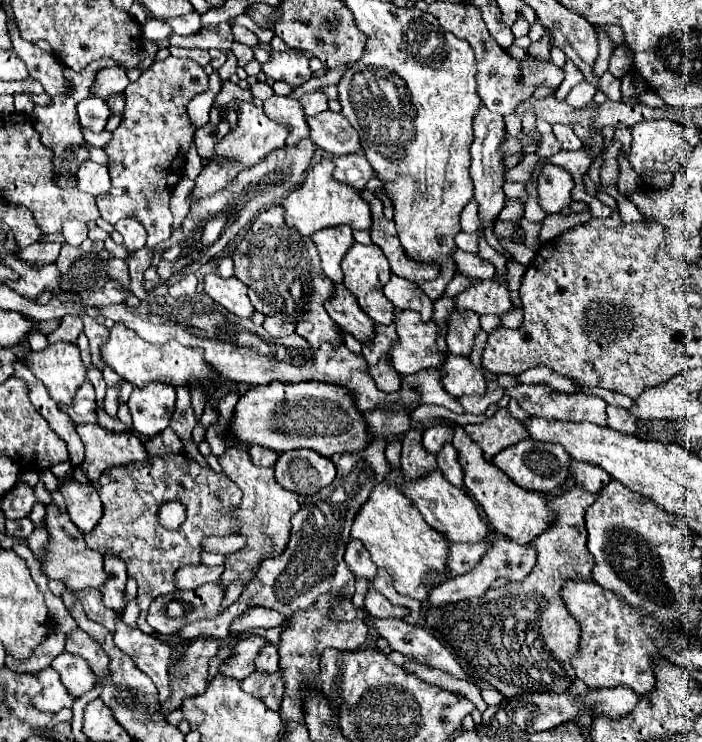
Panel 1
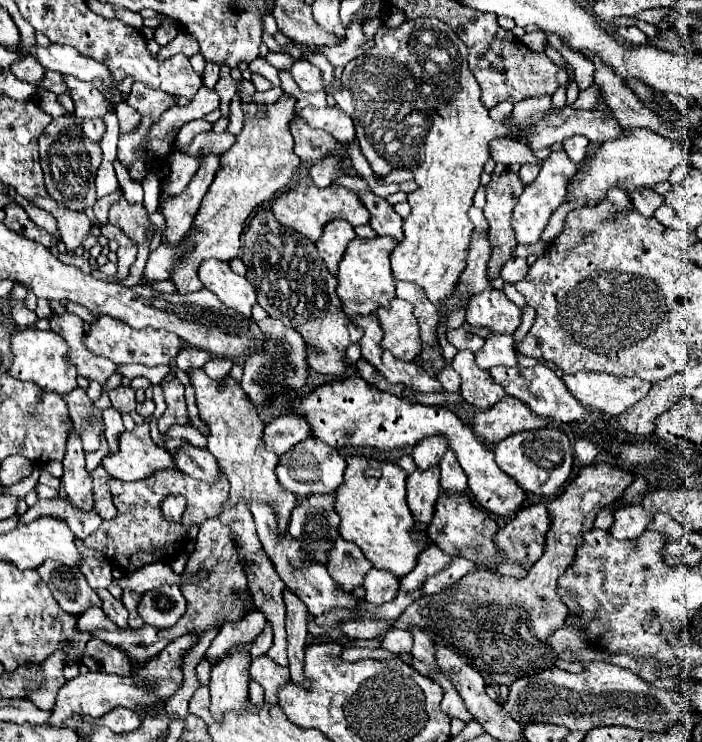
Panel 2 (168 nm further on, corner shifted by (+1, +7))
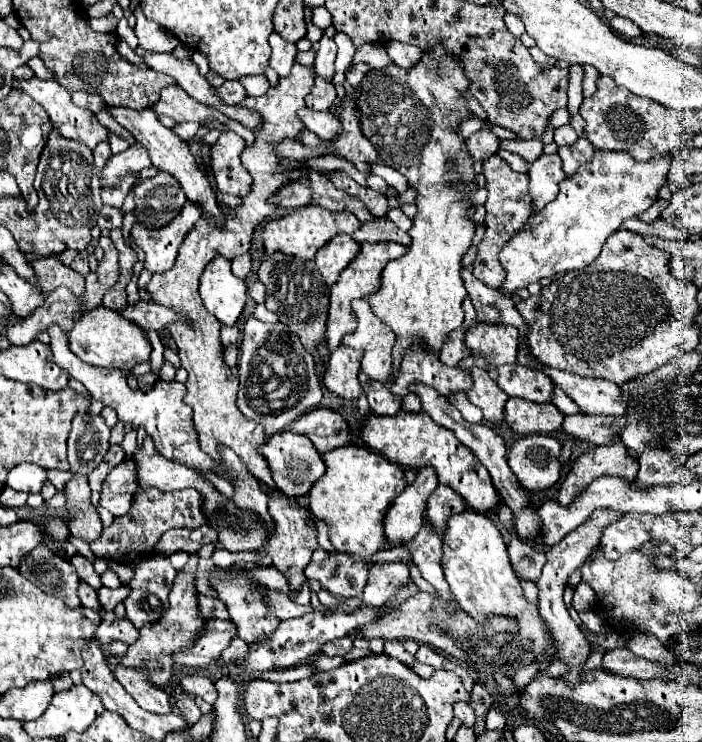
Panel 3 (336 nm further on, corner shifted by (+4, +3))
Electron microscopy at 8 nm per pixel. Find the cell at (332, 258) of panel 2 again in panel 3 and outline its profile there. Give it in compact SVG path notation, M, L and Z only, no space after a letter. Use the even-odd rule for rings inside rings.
M336 236L336 240L332 240L332 244L326 244L324 248L320 248L320 252L316 252L316 266L318 272L324 276L324 282L328 286L336 284L340 272L354 260L354 256L360 252L360 244L348 236Z

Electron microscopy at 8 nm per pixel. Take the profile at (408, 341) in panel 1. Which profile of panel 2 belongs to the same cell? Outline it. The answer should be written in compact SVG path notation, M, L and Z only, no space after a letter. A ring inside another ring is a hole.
M395 298L389 310L379 308L379 312L375 314L385 332L381 340L383 348L391 350L393 356L405 362L417 360L423 350L423 344L419 336L419 324L413 316L413 304Z

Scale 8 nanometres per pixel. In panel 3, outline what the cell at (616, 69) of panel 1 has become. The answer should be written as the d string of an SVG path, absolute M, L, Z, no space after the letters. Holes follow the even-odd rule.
M622 16L610 18L610 26L612 26L616 32L620 32L624 38L628 38L628 40L634 40L634 38L638 38L638 36L642 34L640 28L636 28L636 24L632 24L628 18L622 18Z

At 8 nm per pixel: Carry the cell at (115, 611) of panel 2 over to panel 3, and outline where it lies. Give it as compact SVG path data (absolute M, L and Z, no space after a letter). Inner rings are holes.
M80 582L80 586L78 586L78 598L80 598L82 606L100 612L100 602L96 600L96 590L92 590L88 584Z

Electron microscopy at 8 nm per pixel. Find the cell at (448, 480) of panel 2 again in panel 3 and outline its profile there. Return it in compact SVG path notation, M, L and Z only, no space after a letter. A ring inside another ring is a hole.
M440 484L428 500L426 522L432 526L434 532L438 532L442 536L446 532L448 518L462 510L464 510L464 500L460 500L460 496L456 496L456 492L452 492L452 488L444 488Z

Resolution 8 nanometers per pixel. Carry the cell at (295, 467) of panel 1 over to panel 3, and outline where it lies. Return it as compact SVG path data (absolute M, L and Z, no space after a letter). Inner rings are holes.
M280 432L276 436L270 436L260 448L258 454L268 462L270 470L272 470L272 478L276 482L276 488L292 498L304 496L308 494L308 490L312 488L312 484L324 474L324 460L322 456L316 452L314 444L302 436L302 434L294 434L294 432Z

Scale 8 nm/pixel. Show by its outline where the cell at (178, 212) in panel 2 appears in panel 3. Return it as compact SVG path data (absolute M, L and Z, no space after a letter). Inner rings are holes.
M186 204L184 212L180 212L180 216L176 216L176 220L172 220L172 224L160 232L148 232L146 228L140 228L140 224L132 226L130 236L134 244L144 252L144 268L152 274L170 270L180 244L198 220L200 208Z

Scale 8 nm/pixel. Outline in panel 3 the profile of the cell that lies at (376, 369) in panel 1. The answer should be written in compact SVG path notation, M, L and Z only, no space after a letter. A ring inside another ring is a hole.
M360 372L358 382L364 388L364 394L366 394L370 408L376 416L394 416L402 408L400 396L392 394L386 384L376 382L376 380L368 380L368 376L364 376L364 372Z

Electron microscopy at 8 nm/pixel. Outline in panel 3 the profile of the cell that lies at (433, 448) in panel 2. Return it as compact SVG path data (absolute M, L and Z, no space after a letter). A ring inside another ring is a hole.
M420 468L414 484L394 500L384 518L384 536L390 546L406 546L422 528L426 502L436 490L438 480L432 468Z

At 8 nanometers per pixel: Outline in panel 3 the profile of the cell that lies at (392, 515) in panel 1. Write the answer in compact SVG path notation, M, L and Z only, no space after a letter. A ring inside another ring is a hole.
M342 446L322 454L326 474L310 488L312 514L328 526L332 546L340 552L370 558L386 550L384 516L394 504L396 496L406 488L404 472L386 456L366 450L362 446Z

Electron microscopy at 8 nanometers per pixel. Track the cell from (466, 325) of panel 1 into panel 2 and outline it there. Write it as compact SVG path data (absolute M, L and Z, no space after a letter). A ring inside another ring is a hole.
M463 326L461 328L451 328L447 330L447 340L457 348L457 350L471 350L471 352L477 352L481 350L483 346L483 338L477 338L473 336L471 332L467 332Z

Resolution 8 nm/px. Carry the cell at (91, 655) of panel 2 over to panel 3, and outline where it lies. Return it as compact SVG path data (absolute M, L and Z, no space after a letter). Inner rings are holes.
M120 668L120 672L114 672L116 680L124 686L124 690L136 700L136 704L152 714L168 714L172 712L172 704L168 694L152 686L142 672L136 672L132 668Z

